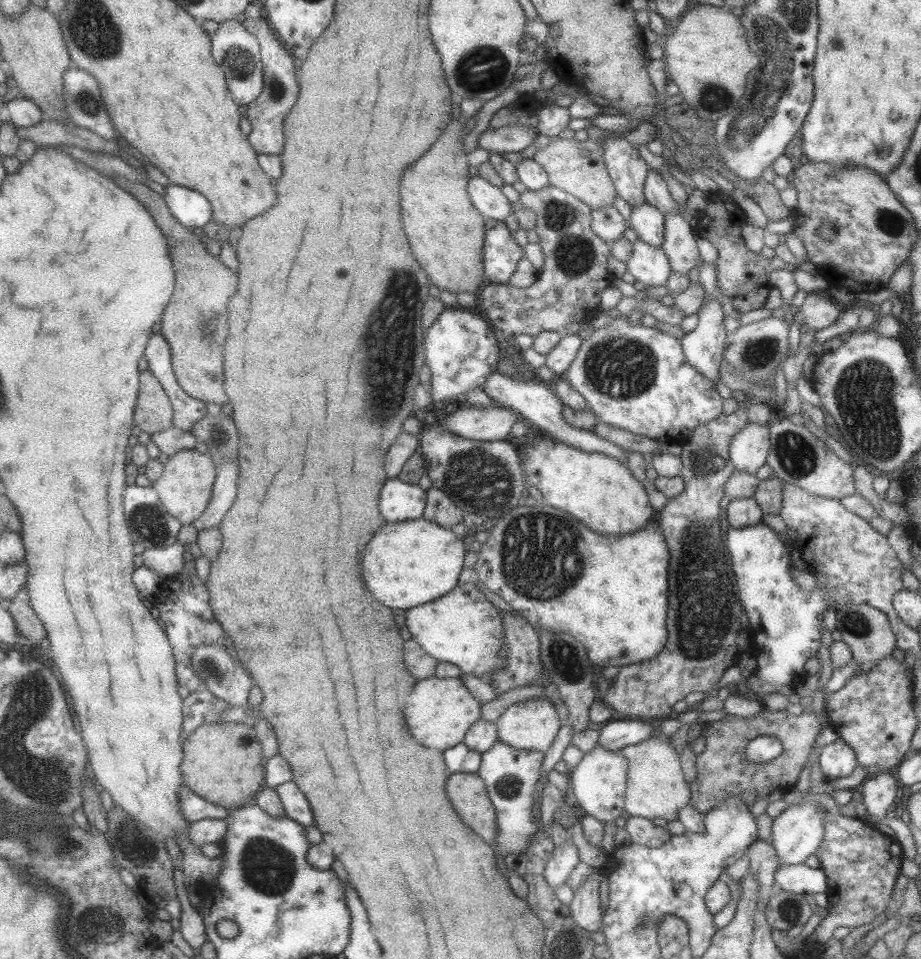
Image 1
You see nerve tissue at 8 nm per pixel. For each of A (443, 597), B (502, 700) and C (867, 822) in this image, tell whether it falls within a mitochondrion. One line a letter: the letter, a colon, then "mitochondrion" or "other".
A: other
B: other
C: other

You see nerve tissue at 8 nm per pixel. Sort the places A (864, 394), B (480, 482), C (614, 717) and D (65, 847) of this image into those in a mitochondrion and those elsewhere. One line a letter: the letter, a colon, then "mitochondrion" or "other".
A: mitochondrion
B: mitochondrion
C: other
D: mitochondrion

